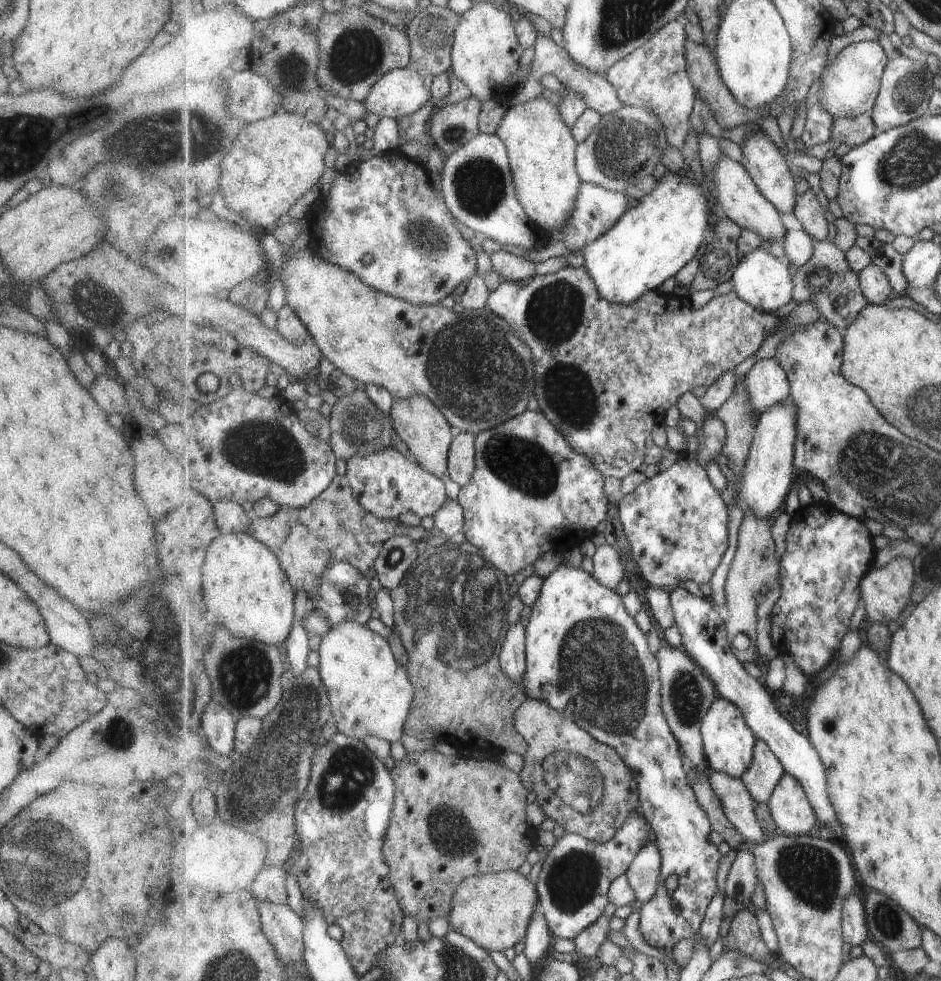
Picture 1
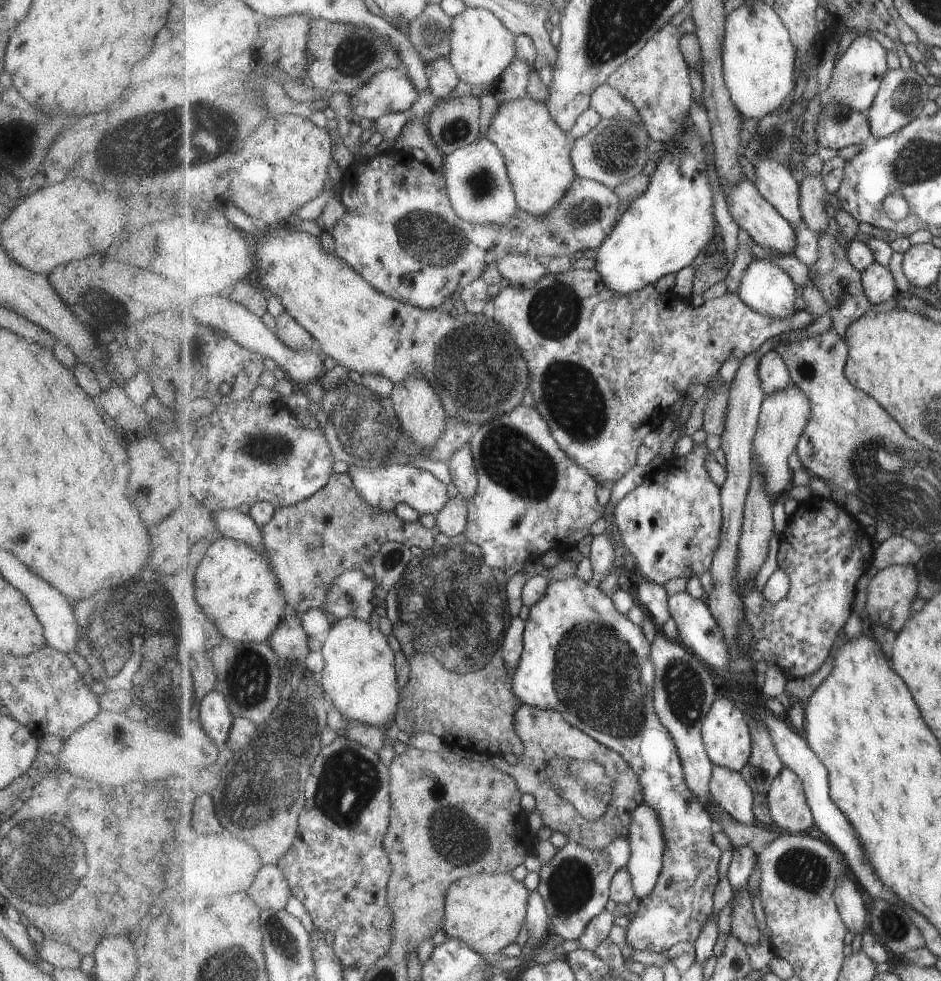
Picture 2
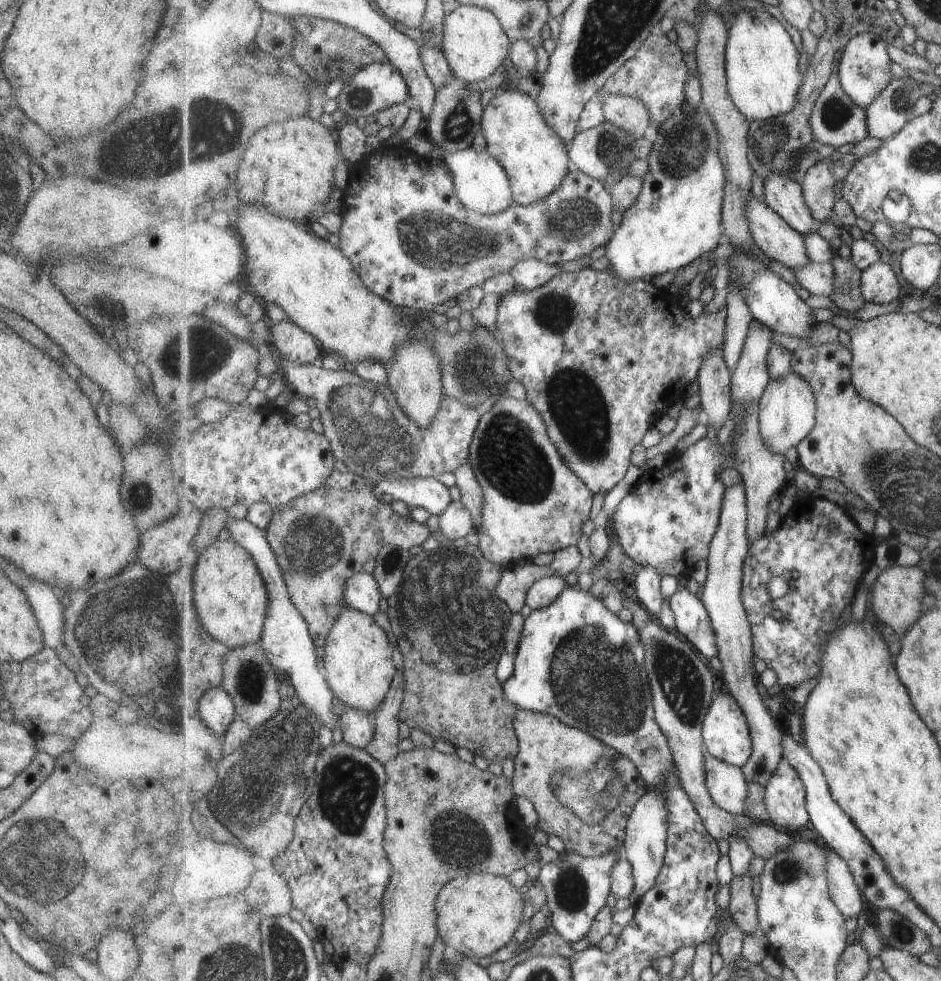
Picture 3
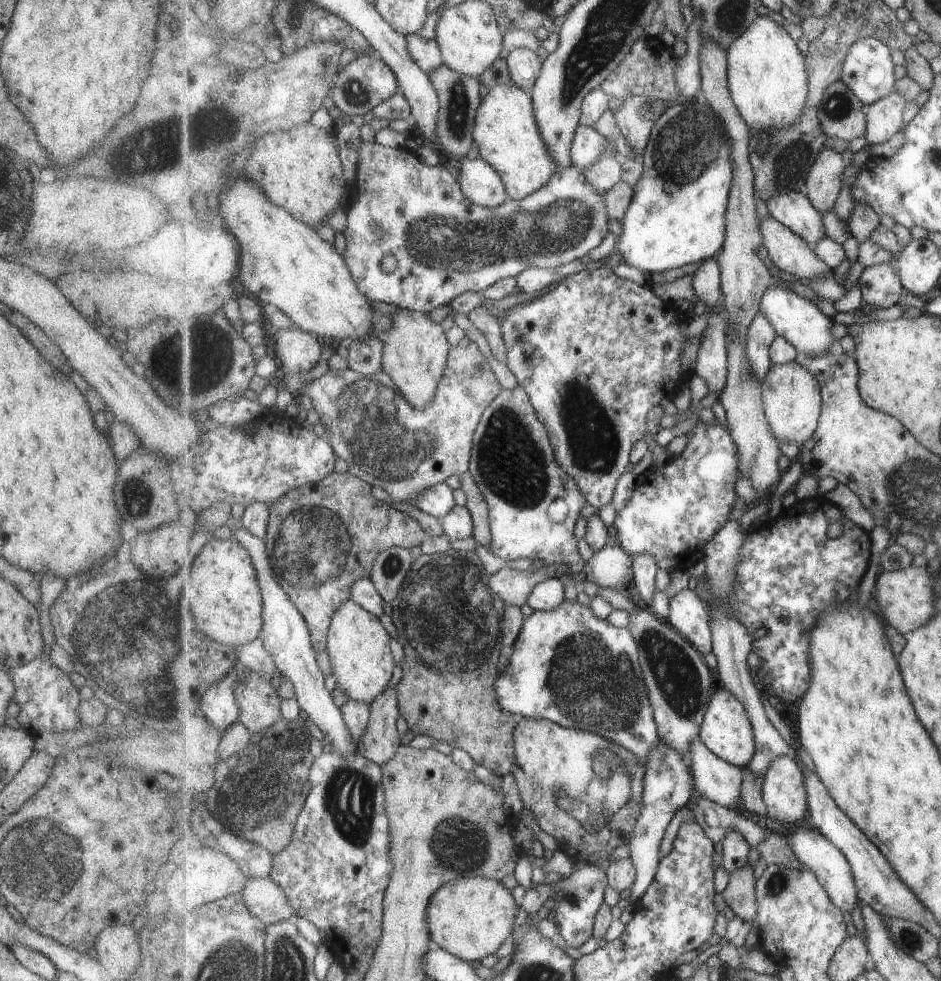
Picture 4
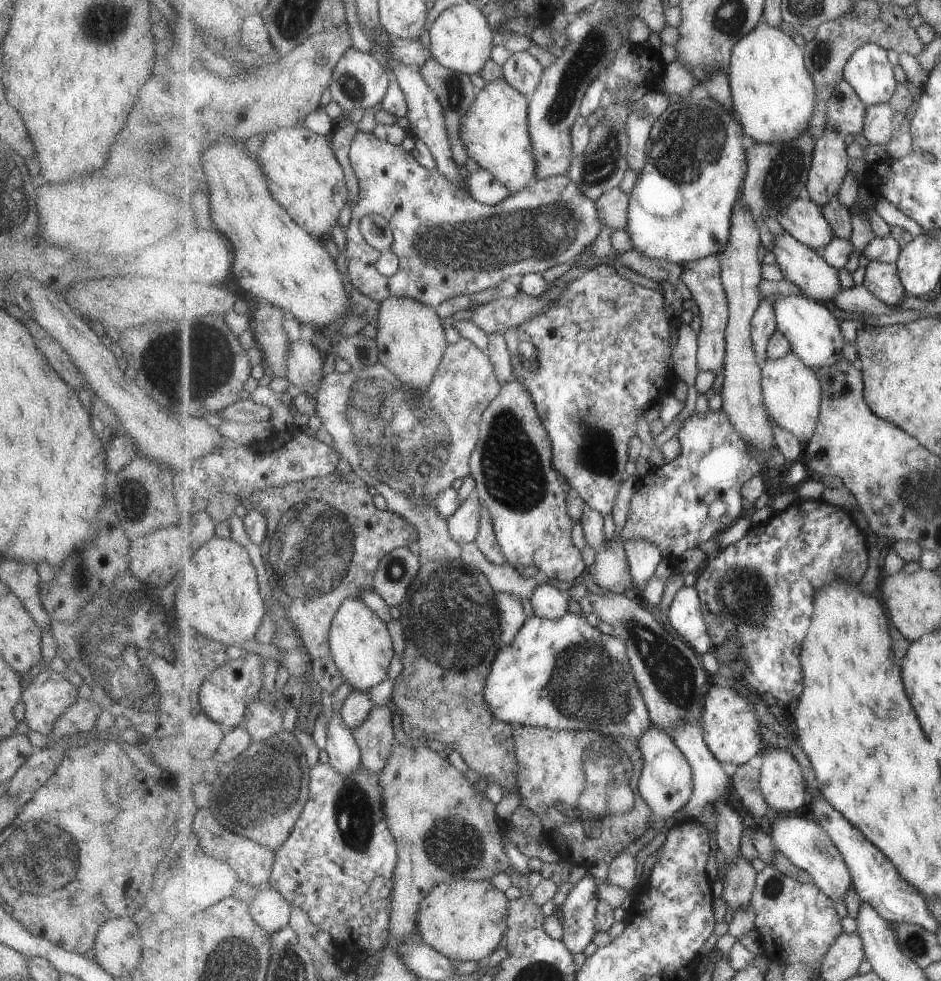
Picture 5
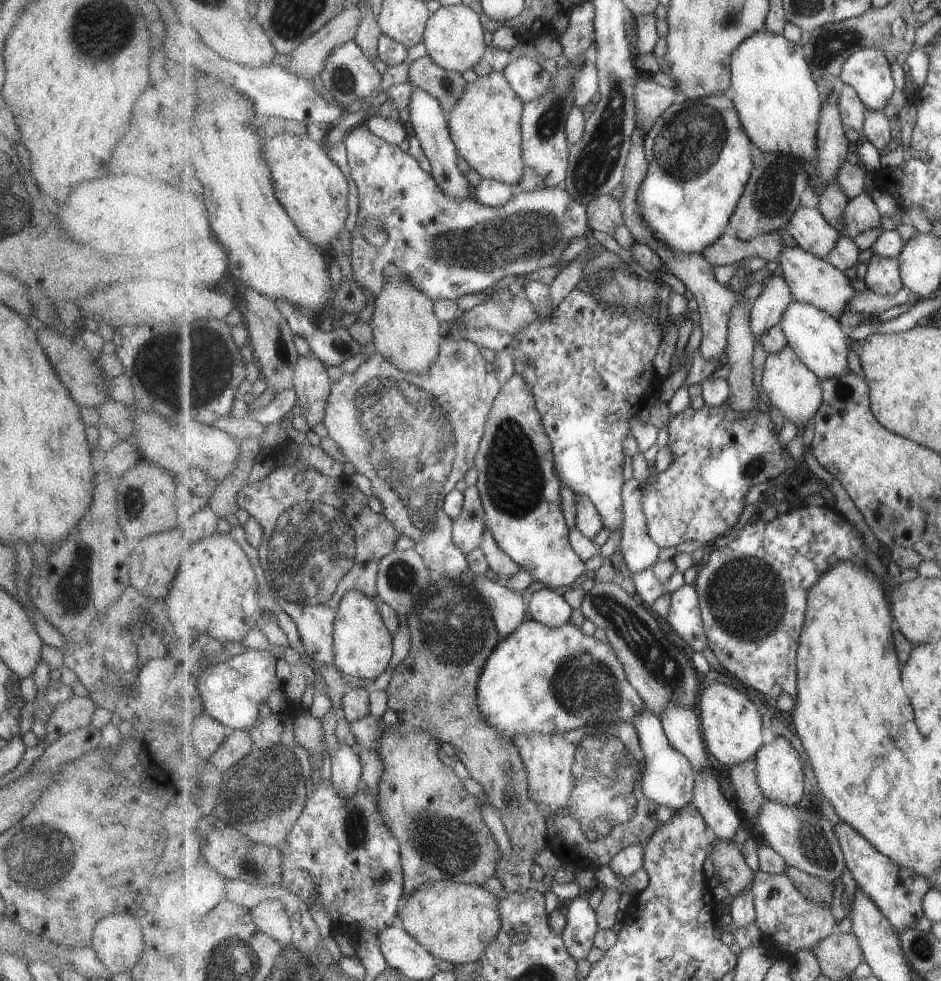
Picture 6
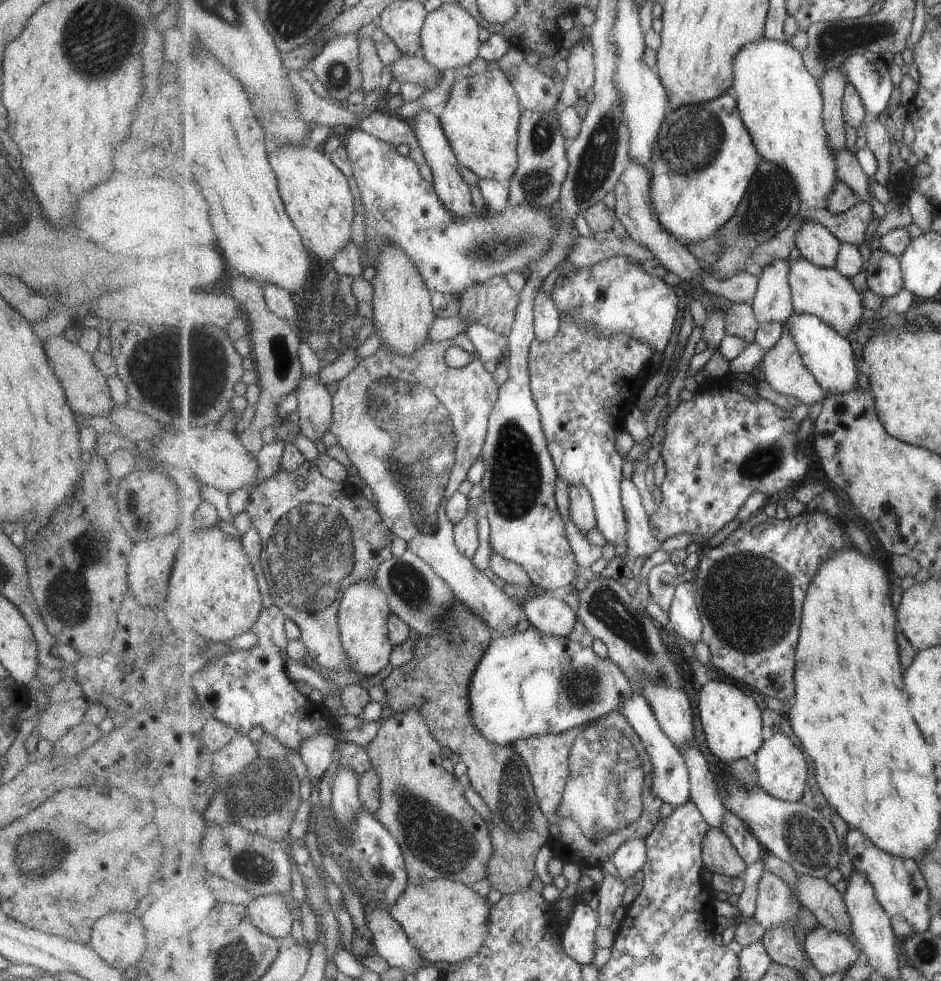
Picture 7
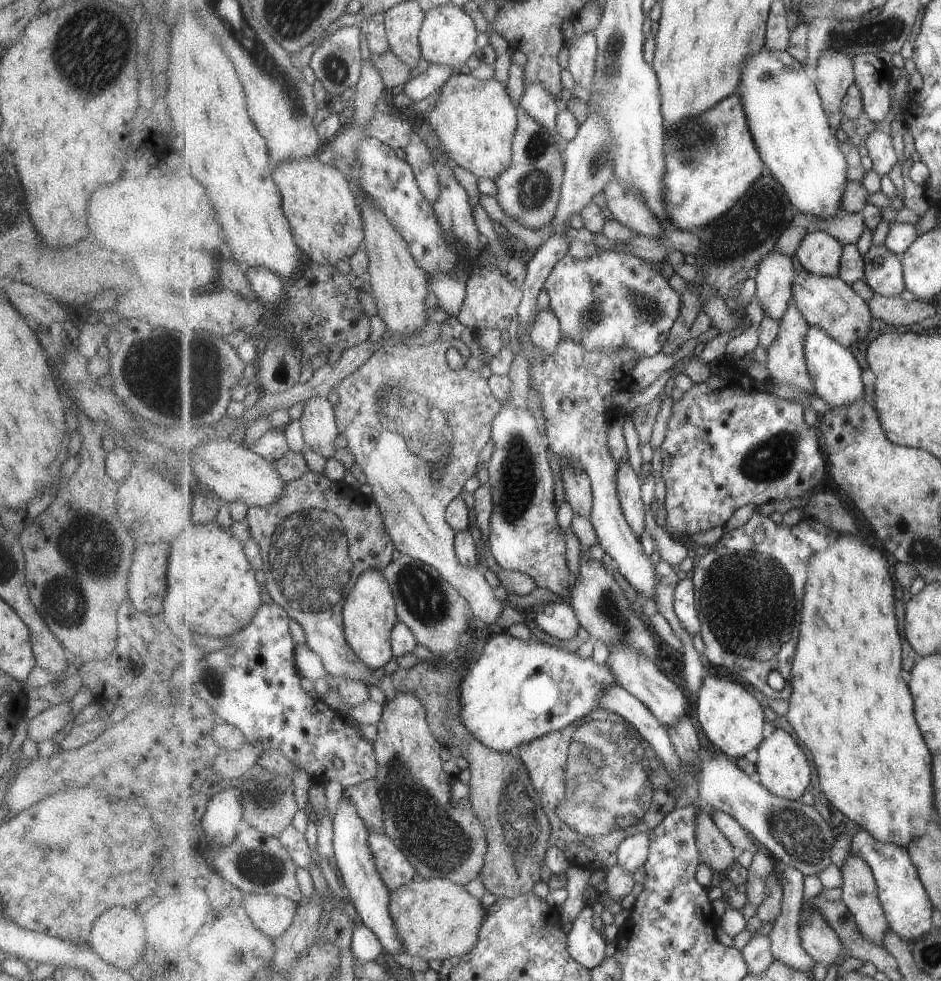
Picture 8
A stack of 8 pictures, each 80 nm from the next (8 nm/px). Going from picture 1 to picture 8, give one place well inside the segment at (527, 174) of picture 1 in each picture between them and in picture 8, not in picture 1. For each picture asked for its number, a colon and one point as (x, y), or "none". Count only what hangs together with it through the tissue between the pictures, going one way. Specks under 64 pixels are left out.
2: (537, 150)
3: (537, 162)
4: (507, 136)
5: (496, 128)
6: (487, 128)
7: (482, 115)
8: (475, 120)

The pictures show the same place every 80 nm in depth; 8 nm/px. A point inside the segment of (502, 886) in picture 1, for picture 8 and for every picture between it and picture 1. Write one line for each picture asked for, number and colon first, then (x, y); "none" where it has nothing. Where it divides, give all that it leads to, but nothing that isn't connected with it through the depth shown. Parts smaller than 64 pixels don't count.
2: (487, 911)
3: (479, 914)
4: (472, 917)
5: (465, 920)
6: (456, 921)
7: (448, 921)
8: (438, 919)

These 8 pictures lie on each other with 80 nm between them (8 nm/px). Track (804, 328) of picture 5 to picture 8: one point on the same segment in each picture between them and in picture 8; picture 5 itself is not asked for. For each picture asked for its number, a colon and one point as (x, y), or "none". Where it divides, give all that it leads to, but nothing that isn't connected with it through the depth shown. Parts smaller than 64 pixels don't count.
6: (820, 340)
7: (831, 356)
8: (838, 377)

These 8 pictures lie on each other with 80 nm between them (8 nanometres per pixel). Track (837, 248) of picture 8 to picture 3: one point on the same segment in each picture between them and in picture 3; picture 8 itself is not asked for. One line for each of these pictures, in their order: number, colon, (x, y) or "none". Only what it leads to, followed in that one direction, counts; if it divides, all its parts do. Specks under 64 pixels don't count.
3: (785, 195)
4: (794, 209)
5: (805, 220)
6: (809, 228)
7: (815, 241)

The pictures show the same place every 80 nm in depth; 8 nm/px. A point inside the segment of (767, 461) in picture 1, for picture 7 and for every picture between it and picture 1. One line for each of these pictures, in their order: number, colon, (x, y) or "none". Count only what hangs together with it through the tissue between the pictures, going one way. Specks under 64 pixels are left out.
2: (784, 416)
3: (788, 410)
4: (792, 396)
5: (793, 393)
6: (795, 390)
7: (784, 369)

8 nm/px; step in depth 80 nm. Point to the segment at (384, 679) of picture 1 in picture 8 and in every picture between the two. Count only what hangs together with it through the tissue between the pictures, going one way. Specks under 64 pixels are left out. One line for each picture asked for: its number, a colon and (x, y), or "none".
2: (360, 677)
3: (359, 664)
4: (359, 647)
5: (361, 647)
6: (363, 643)
7: (365, 634)
8: (369, 615)

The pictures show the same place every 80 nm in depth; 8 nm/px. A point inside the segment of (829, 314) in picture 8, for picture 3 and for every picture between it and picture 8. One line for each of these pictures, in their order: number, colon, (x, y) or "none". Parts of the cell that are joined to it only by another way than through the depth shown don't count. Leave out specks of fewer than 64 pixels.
3: (777, 239)
4: (787, 250)
5: (799, 263)
6: (812, 279)
7: (825, 292)

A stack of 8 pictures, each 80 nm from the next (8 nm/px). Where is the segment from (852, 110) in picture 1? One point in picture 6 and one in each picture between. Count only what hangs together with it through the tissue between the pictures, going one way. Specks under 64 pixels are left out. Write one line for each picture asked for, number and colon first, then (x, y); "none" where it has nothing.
2: (856, 79)
3: (865, 68)
4: (869, 70)
5: (870, 71)
6: (869, 71)

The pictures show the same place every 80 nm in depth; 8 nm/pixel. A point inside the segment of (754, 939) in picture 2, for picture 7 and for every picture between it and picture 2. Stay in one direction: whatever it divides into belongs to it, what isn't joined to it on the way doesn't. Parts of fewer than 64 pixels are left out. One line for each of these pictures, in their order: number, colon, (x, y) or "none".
3: (744, 906)
4: (740, 893)
5: (739, 882)
6: (734, 873)
7: (720, 855)

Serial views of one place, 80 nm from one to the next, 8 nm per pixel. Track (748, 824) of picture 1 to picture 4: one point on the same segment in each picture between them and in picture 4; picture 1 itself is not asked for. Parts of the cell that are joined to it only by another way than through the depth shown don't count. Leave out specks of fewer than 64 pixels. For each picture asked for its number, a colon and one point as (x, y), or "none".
2: (730, 790)
3: (728, 785)
4: (722, 782)

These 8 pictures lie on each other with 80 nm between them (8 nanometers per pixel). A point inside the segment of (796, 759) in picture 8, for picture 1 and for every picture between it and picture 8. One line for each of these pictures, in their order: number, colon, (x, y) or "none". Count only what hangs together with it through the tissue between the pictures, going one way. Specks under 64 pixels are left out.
1: (791, 808)
2: (788, 803)
3: (786, 794)
4: (785, 793)
5: (783, 782)
6: (781, 774)
7: (781, 765)

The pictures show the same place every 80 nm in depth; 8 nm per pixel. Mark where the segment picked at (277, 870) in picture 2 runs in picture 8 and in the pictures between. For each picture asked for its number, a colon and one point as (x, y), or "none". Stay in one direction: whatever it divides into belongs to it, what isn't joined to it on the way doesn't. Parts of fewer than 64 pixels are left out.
3: (269, 893)
4: (266, 899)
5: (270, 909)
6: (270, 915)
7: (271, 914)
8: (273, 914)

